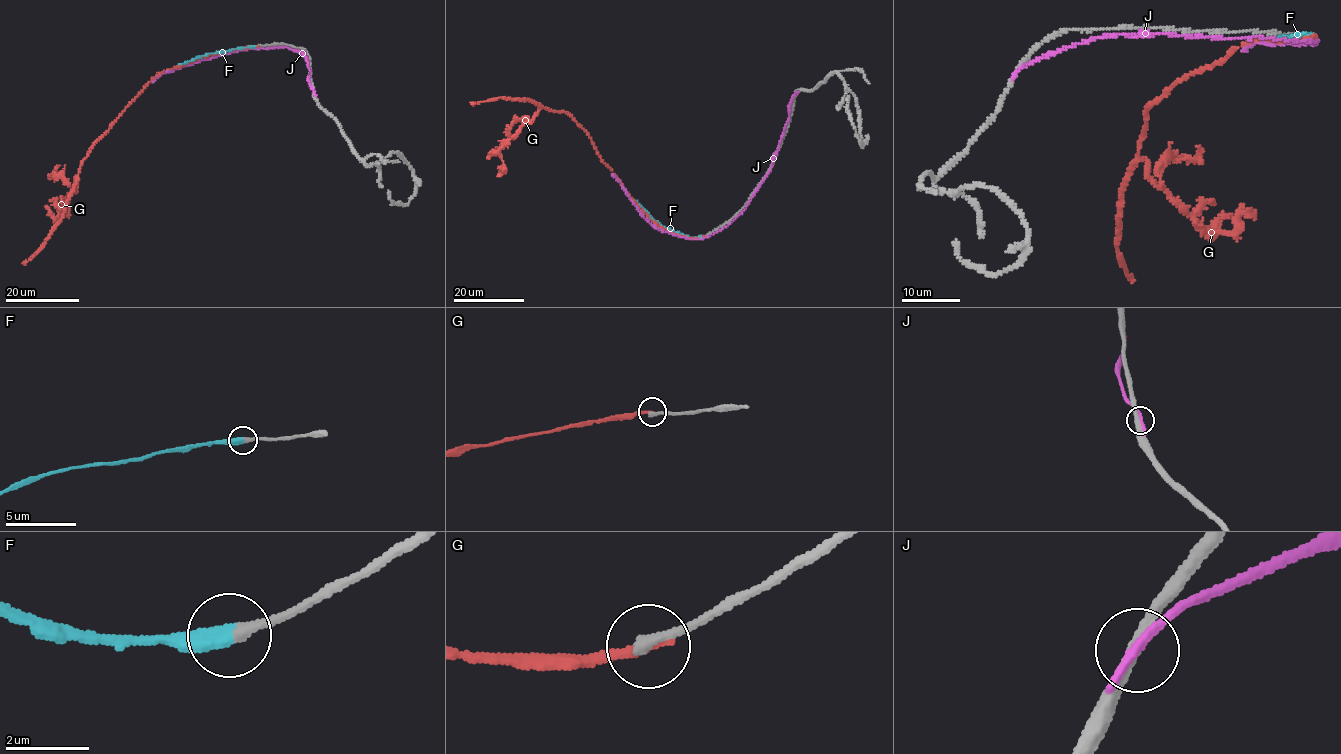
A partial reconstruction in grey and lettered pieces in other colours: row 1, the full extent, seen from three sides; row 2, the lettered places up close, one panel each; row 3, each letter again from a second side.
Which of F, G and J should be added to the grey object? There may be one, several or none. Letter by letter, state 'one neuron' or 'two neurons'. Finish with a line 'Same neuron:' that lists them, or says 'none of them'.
F: one neuron
G: two neurons
J: two neurons
Same neuron: F

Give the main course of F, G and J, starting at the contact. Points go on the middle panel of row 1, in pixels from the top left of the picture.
F: (701, 237), (684, 235), (661, 225), (634, 200)
G: (703, 237), (687, 237), (659, 226), (600, 157), (587, 131), (563, 111), (527, 99), (470, 102)
J: (797, 93), (769, 172), (745, 208), (706, 237), (688, 239), (658, 230), (612, 174)

